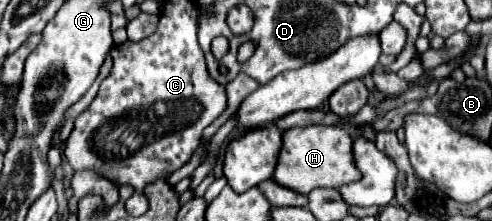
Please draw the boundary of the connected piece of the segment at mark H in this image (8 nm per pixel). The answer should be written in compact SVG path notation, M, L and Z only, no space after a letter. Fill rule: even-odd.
M306 126L282 132L278 162L272 176L278 184L300 194L310 194L314 188L340 188L360 178L352 162L352 136L342 126Z

